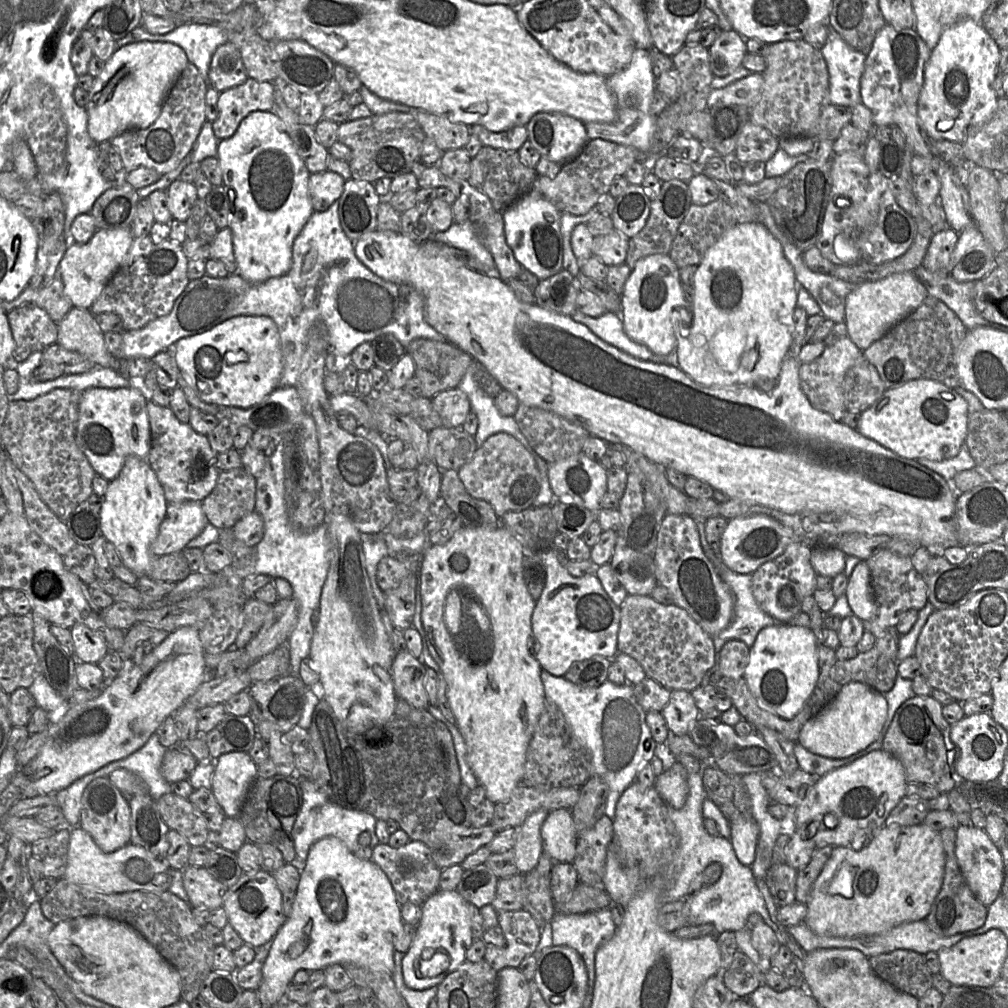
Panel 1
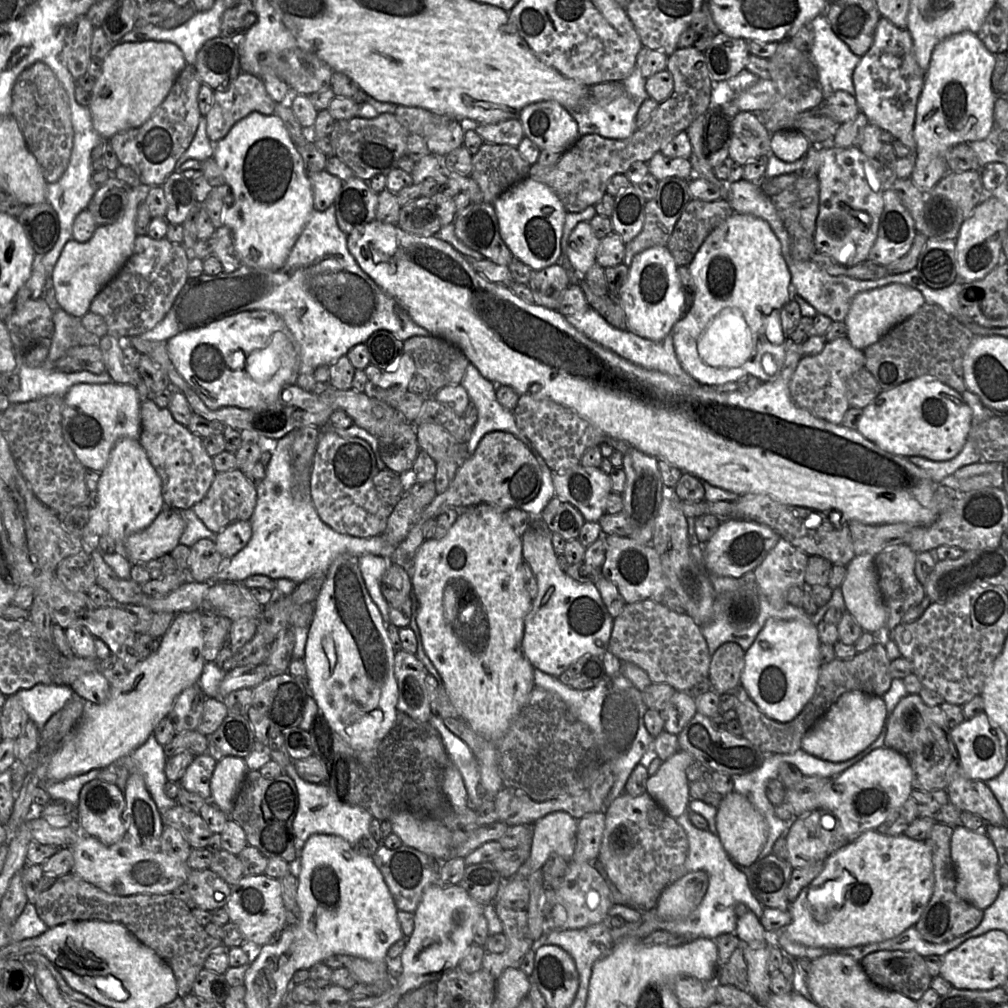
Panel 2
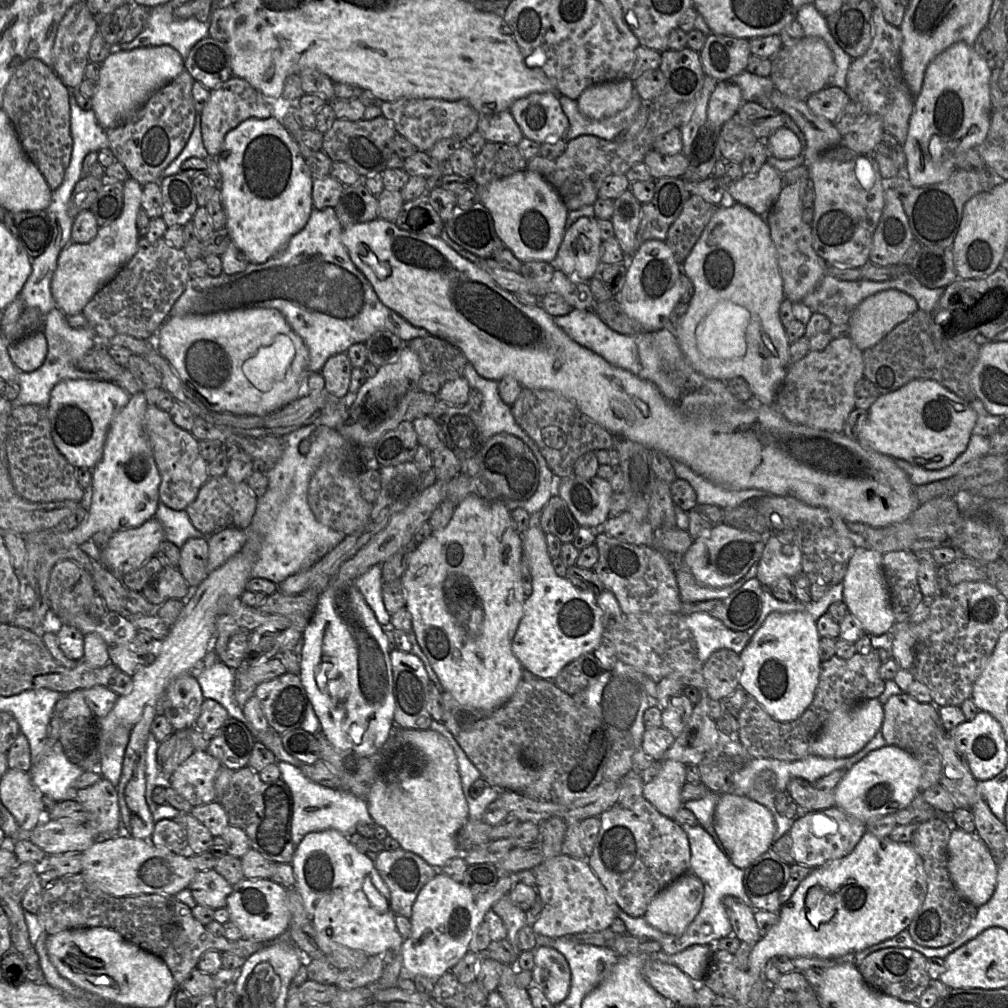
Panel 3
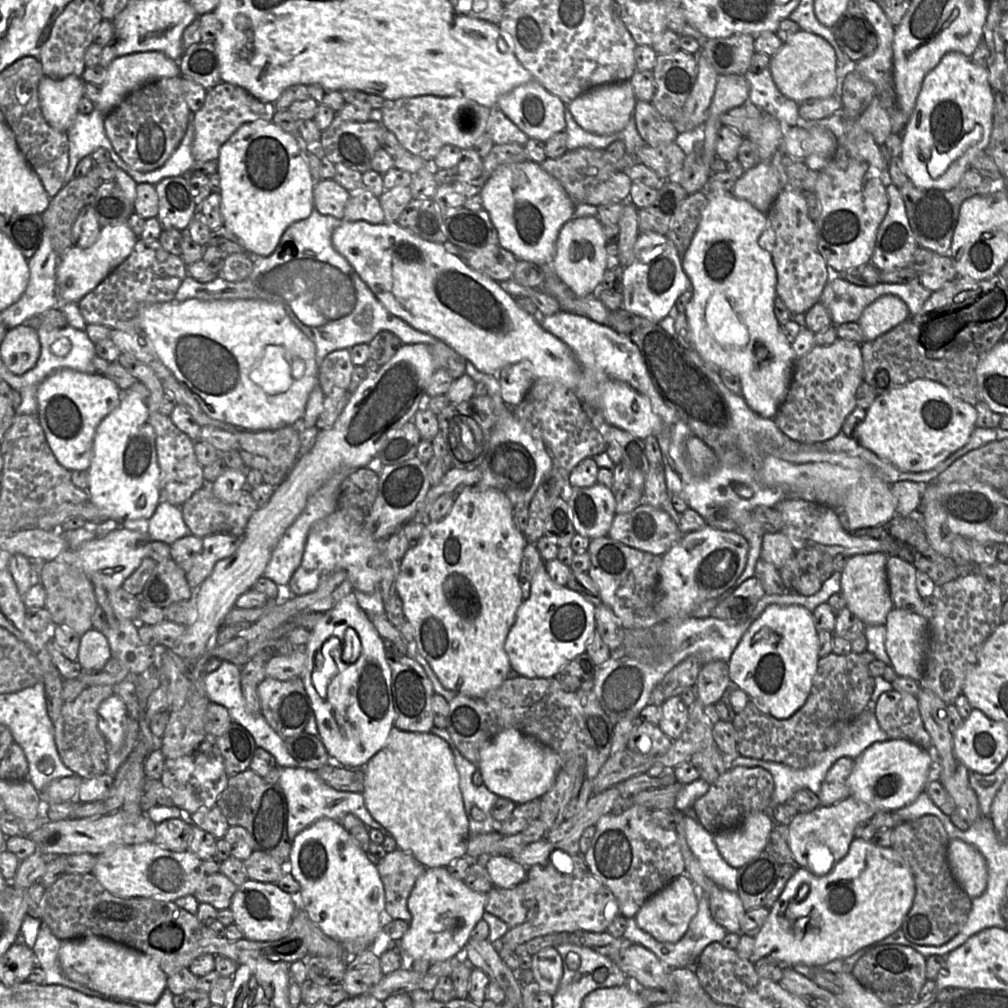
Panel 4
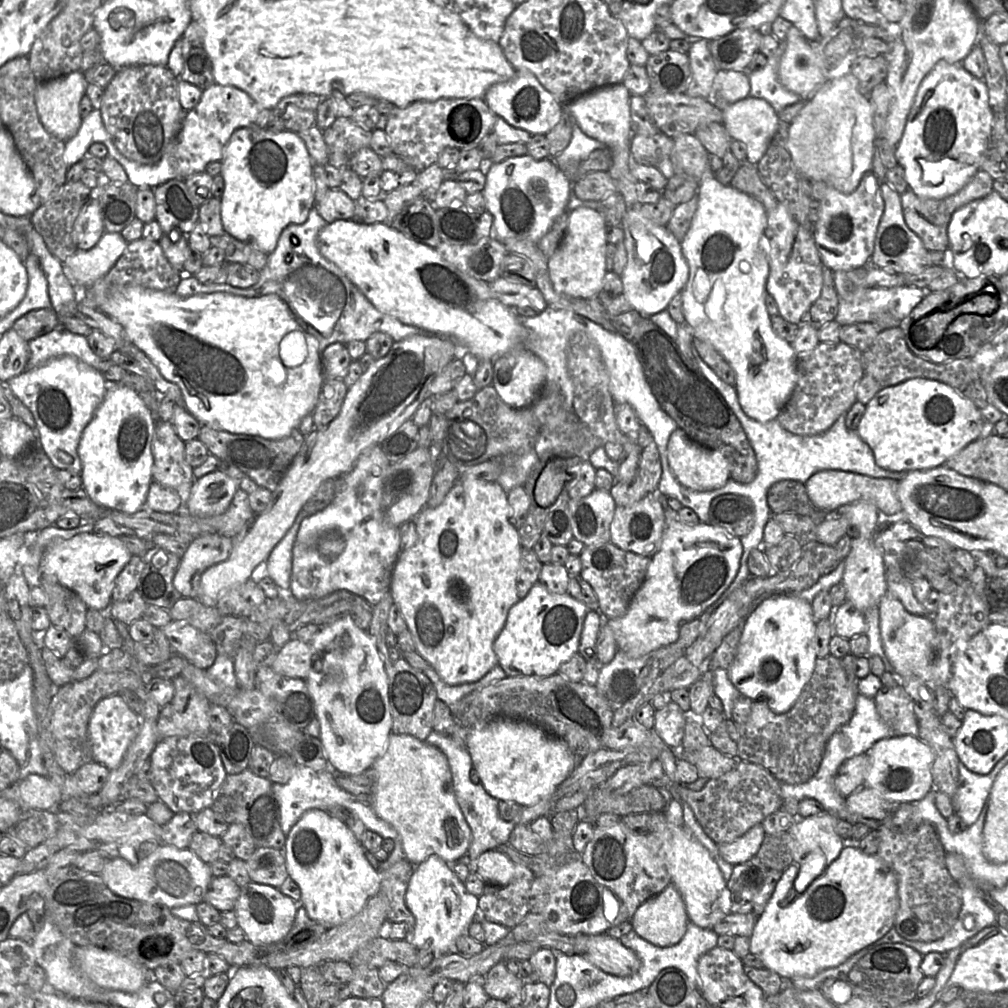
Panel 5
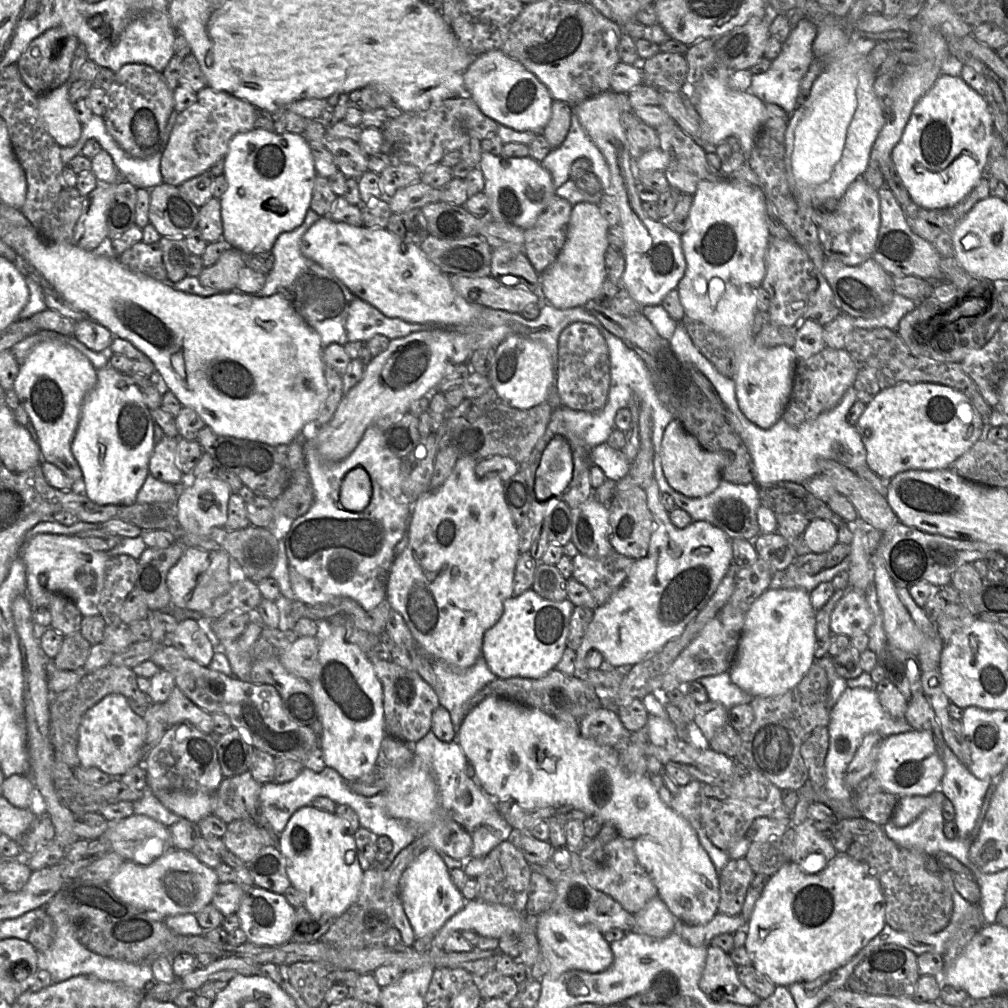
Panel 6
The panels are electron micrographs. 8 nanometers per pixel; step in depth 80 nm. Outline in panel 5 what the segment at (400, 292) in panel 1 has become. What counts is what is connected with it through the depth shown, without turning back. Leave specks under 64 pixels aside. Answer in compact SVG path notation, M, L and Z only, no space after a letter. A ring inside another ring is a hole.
M313 206L303 224L290 224L283 229L275 250L268 254L266 265L258 270L258 282L249 288L237 288L228 283L204 285L193 275L186 274L181 278L176 294L189 297L198 295L196 291L199 291L204 294L228 293L248 298L277 294L286 302L295 321L318 340L321 354L333 343L346 345L354 340L366 341L376 332L390 335L395 342L412 335L439 338L439 333L406 325L377 310L334 263L324 258L317 247L317 237L326 225L327 222Z

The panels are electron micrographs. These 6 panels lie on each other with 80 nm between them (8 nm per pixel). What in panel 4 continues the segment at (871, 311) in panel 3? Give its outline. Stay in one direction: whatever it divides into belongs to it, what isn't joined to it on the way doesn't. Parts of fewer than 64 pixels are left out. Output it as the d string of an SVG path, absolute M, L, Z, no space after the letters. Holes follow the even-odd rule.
M885 295L869 306L861 314L860 325L863 341L871 341L910 317L906 303L897 296Z

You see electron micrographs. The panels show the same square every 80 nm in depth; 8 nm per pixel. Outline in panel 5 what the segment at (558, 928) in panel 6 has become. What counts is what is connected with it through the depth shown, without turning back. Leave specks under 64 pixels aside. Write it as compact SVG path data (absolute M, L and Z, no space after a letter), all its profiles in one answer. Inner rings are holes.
M606 933L575 935L575 951L603 972L616 976L632 975L641 965L634 951Z

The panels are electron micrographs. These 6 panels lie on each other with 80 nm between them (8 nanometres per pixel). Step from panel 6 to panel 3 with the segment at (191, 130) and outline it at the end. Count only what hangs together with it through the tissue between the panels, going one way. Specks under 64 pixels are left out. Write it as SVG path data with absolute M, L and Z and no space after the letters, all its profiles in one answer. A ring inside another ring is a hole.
M233 76L210 90L209 100L200 113L203 145L210 158L215 158L219 154L227 132L248 118L267 119L278 114L279 105L281 104L265 98L249 82L239 77Z

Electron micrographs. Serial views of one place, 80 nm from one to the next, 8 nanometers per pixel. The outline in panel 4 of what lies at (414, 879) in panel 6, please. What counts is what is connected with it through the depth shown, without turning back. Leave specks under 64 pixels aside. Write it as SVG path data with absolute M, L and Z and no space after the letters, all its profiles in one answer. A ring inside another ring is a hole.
M445 867L427 868L417 879L408 899L413 919L410 928L398 943L398 950L408 961L427 959L431 963L454 957L464 958L471 932L483 918L487 893L469 889L465 882L453 877Z

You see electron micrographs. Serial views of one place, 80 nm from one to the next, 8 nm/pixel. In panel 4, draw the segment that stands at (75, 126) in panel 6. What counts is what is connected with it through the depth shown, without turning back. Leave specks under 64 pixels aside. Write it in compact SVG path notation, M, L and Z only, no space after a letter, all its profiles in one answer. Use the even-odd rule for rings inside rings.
M76 75L62 79L41 78L38 85L40 108L51 127L63 132L70 129L84 96L84 83L82 76Z

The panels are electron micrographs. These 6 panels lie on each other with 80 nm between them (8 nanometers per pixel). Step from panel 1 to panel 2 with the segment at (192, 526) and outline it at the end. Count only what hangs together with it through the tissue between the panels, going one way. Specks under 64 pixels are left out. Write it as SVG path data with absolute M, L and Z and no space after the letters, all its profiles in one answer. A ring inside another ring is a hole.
M165 507L146 529L124 541L123 555L132 565L170 554L180 544L186 523L179 510Z

